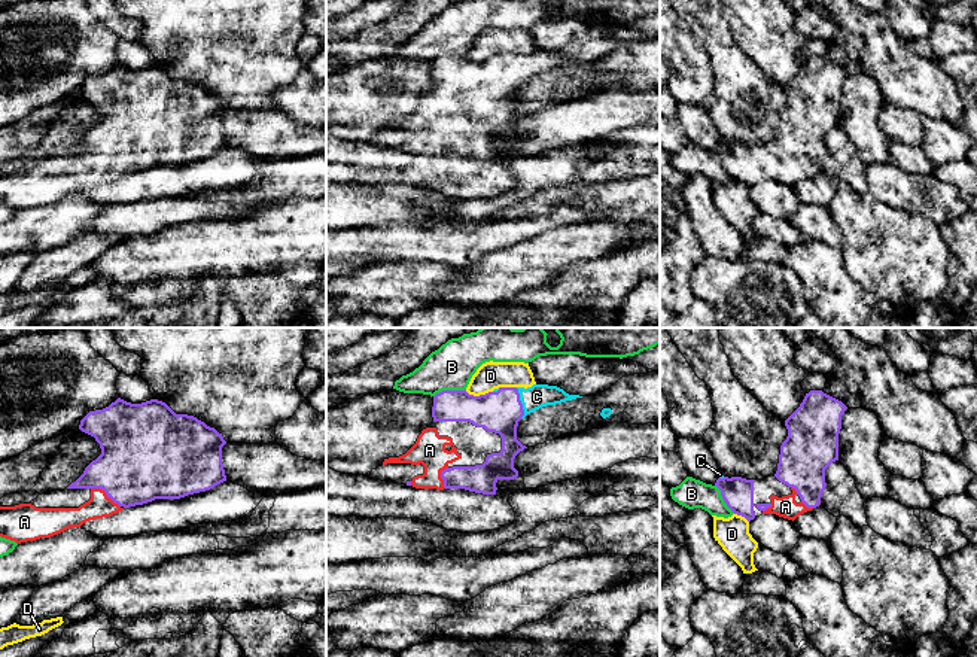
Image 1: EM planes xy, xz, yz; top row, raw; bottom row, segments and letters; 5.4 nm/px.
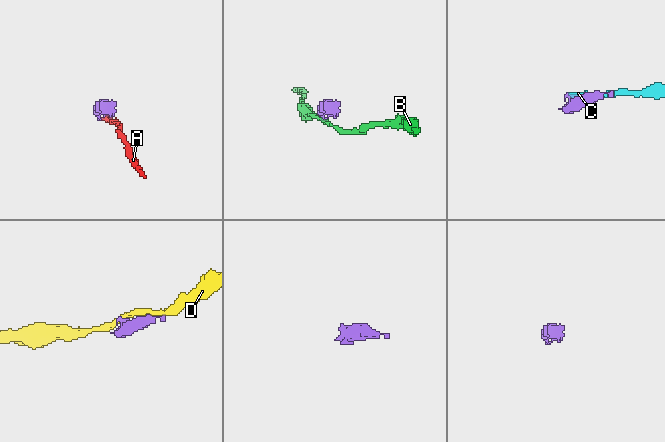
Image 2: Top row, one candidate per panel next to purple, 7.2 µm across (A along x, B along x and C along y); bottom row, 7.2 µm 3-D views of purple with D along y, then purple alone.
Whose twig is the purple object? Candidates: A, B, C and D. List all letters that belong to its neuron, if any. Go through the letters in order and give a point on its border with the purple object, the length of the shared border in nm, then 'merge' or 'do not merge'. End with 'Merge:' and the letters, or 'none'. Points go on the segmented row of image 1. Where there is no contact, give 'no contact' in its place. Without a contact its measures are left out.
A: xy (106, 493) | 190 nm | merge
B: xz (449, 391) | 180 nm | do not merge
C: xz (520, 402) | 170 nm | merge
D: xz (480, 395) | 150 nm | do not merge
Merge: A, C

